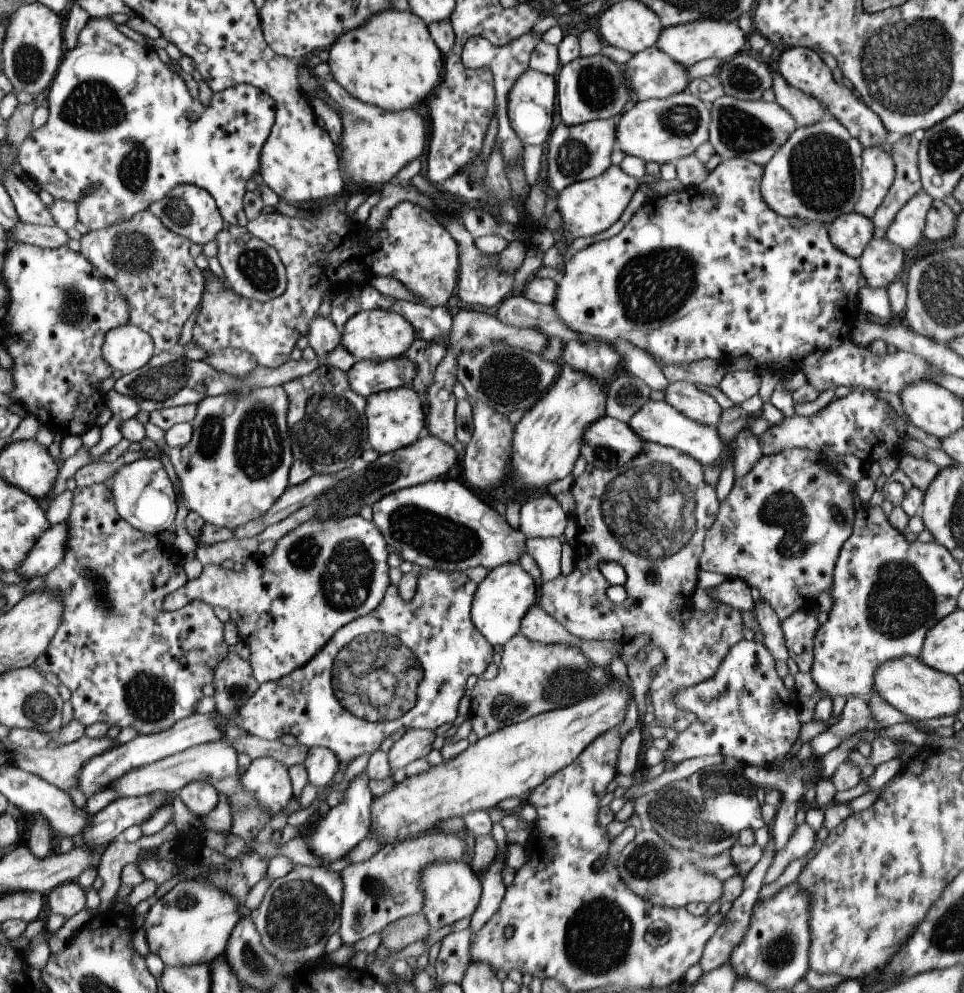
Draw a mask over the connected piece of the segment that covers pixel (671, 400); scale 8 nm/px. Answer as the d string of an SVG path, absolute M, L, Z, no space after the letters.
M688 381L669 383L664 394L665 401L686 418L717 427L723 409L710 394L698 390L695 384Z

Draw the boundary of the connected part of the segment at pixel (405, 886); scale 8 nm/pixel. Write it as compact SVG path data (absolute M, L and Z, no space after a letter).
M434 830L404 842L387 842L369 860L350 863L340 872L342 902L339 934L343 944L354 945L374 932L381 932L400 918L422 913L424 892L420 872L436 860L462 862L464 854L466 842L460 834Z

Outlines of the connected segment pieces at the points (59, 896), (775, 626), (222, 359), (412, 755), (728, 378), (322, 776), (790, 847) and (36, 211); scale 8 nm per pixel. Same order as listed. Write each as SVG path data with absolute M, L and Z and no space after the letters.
M66 882L46 894L46 904L54 914L69 919L85 908L85 892L77 882Z
M760 599L753 605L753 612L762 628L763 643L766 648L770 650L775 659L788 660L789 652L786 648L781 622L772 606Z
M226 348L226 350L214 350L214 352L207 351L205 359L214 370L220 372L228 372L234 376L248 376L254 368L257 367L257 360L249 352L235 349Z
M408 728L387 752L392 771L400 770L411 762L428 756L434 738L433 730Z
M732 371L725 373L719 388L734 404L739 405L758 394L760 377L759 372L756 371Z
M314 746L308 749L305 766L307 770L308 782L322 790L332 782L334 774L338 772L339 760L334 756L332 750Z
M807 822L798 824L795 827L788 844L786 844L778 854L774 855L772 864L770 864L768 870L766 870L764 884L776 882L790 862L794 862L796 858L805 857L806 854L812 850L816 840L815 831Z
M6 170L2 182L16 207L21 222L48 227L56 225L56 221L48 212L48 207L40 200L38 193L30 190L16 171Z

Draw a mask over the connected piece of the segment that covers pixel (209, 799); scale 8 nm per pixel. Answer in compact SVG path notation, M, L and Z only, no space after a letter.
M191 782L176 794L183 804L197 817L208 816L218 804L218 792L208 782Z

